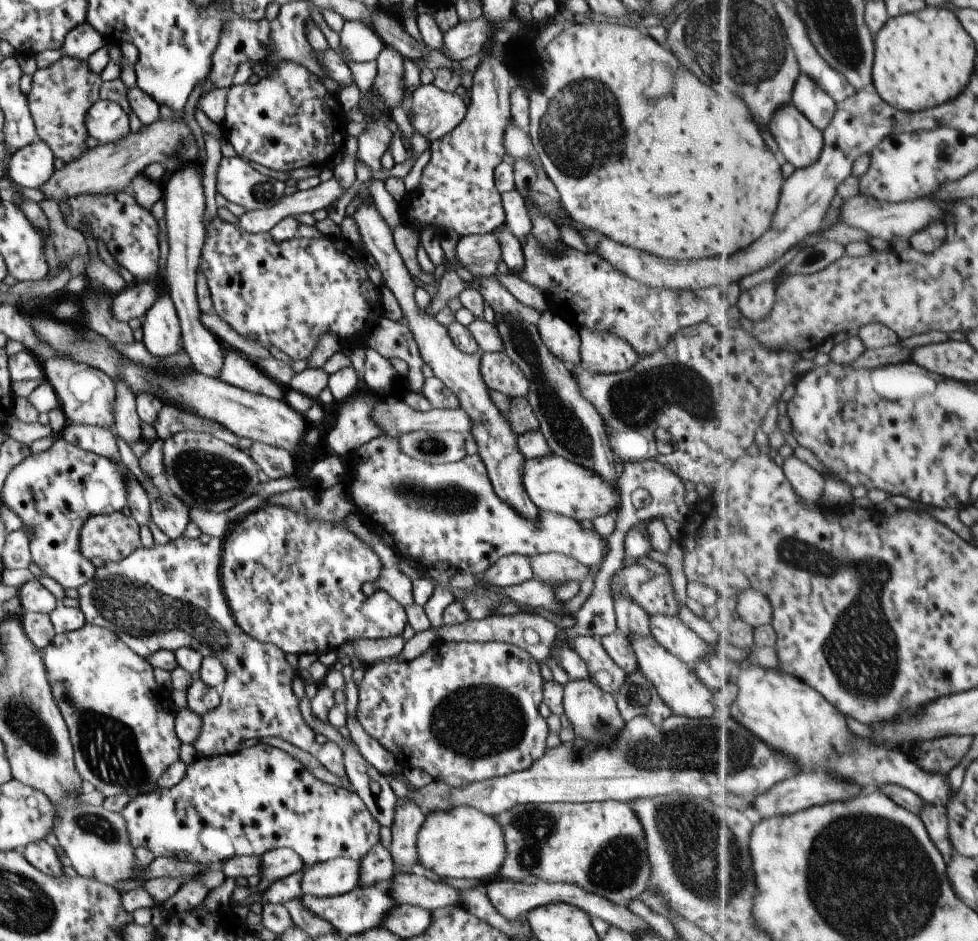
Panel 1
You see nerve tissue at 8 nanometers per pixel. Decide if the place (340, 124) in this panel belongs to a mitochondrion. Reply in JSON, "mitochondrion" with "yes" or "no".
{"mitochondrion":"no"}

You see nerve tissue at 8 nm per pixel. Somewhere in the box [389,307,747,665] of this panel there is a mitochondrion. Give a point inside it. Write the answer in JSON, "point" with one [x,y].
{"point":[636,401]}

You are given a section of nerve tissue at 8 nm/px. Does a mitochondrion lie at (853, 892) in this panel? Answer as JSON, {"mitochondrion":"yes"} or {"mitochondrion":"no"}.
{"mitochondrion":"yes"}

